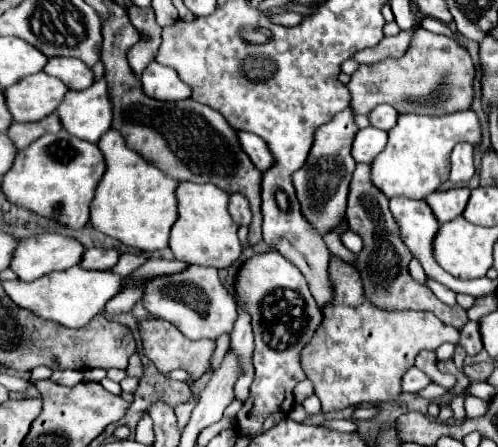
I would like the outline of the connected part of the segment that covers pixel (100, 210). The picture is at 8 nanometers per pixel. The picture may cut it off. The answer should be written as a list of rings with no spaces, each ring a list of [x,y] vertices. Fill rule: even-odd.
[[[107,130],[97,144],[101,152],[105,154],[107,170],[91,202],[89,222],[93,224],[93,228],[141,252],[153,252],[153,250],[167,248],[171,226],[177,220],[175,188],[179,182],[163,174],[163,170],[153,166],[139,152],[129,150],[119,130]]]

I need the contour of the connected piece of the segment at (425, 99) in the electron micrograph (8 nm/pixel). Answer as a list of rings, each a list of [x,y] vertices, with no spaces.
[[[417,28],[409,50],[399,60],[363,64],[351,74],[351,108],[355,114],[369,114],[379,104],[391,104],[399,114],[443,116],[449,112],[469,110],[473,102],[475,66],[469,52],[447,36]]]

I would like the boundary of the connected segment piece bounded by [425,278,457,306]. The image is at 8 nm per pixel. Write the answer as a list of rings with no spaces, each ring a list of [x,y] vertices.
[[[427,278],[425,284],[427,284],[427,288],[429,288],[441,302],[445,302],[447,306],[453,306],[453,304],[455,304],[455,296],[457,296],[457,294],[455,294],[453,290],[445,288],[443,284],[439,284],[437,280],[431,280],[431,278]]]

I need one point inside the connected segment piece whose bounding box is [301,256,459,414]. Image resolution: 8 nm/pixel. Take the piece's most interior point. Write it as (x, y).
(358, 355)

